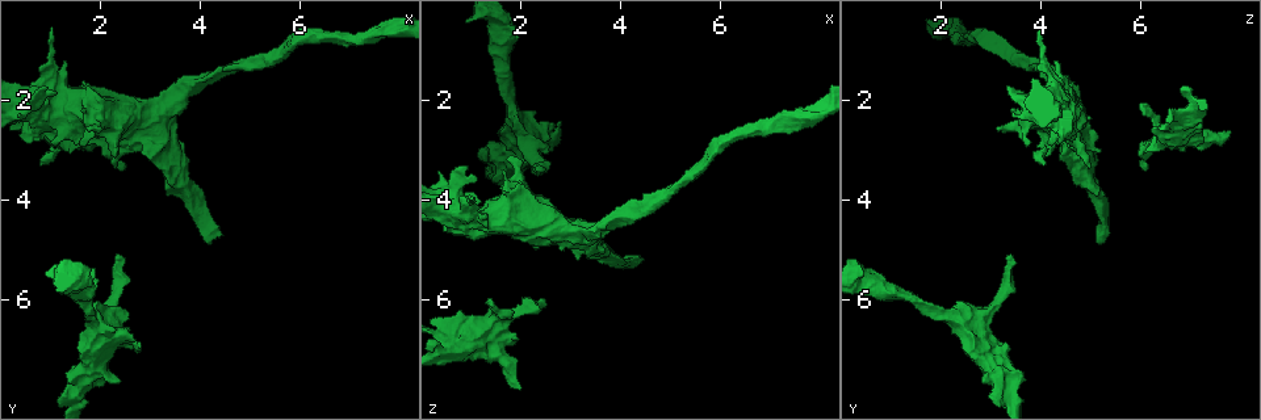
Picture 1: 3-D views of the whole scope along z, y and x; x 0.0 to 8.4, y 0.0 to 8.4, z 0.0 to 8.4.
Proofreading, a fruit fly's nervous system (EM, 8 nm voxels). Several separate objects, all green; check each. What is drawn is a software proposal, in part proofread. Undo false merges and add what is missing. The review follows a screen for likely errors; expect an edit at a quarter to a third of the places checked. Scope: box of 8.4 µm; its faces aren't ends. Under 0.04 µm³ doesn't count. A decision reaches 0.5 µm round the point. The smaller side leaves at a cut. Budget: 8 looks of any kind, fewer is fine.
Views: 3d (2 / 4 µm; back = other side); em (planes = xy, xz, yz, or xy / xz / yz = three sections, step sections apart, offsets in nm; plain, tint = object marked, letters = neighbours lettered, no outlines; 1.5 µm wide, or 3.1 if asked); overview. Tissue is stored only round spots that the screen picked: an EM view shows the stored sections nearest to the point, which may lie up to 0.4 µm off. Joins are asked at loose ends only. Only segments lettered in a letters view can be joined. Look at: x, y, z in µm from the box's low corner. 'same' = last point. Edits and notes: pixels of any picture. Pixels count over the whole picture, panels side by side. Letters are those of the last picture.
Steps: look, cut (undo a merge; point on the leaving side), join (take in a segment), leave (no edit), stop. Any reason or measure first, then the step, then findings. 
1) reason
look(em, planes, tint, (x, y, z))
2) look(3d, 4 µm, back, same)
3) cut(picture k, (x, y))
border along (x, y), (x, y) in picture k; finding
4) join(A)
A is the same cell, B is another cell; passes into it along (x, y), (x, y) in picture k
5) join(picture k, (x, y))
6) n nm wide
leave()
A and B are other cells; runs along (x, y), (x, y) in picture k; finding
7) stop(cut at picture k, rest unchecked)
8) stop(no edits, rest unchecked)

branch stops here
look(em, xy, step 4, tint, (4.25, 4.85, 5.20))

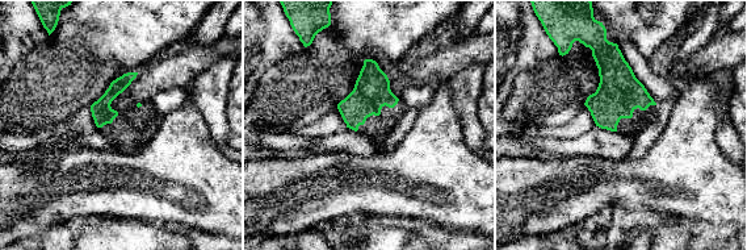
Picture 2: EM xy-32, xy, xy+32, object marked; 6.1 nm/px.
another direction
look(em, planes, letters, same)

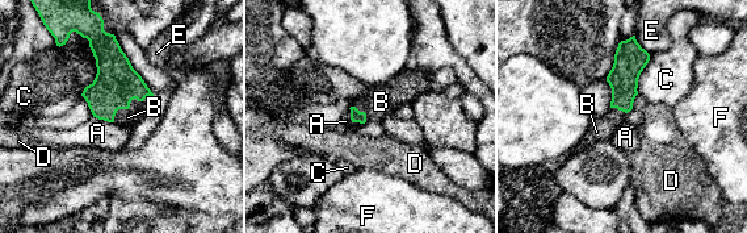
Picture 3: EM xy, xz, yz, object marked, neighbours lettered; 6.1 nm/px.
join(B)
B is the same cell, A, C, D, E and F are other cells; passes into it along (117, 83), (129, 105), (128, 117) in picture 3; it goes on there

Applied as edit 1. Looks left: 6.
look(em, planes, letters, (2.50, 3.35, 6.10))

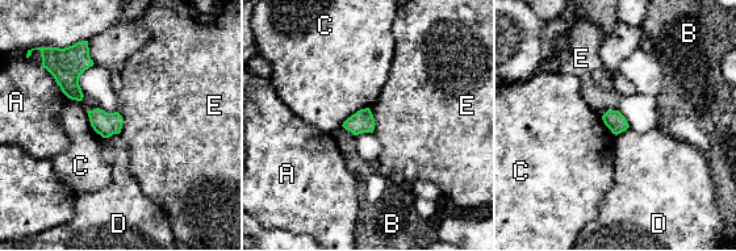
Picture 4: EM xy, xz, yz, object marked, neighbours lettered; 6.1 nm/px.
leave()
A, B, C, D and E are other cells; border along (607, 109), (602, 120), (615, 136) in picture 4; no lettered segment goes on from it

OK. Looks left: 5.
look(3d, 2 µm, back, (1.70, 5.80, 0.80))

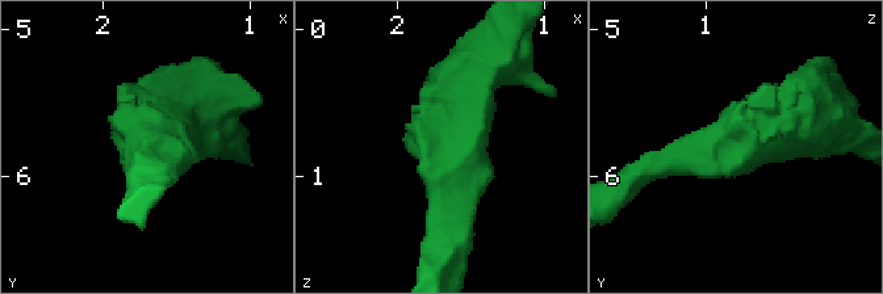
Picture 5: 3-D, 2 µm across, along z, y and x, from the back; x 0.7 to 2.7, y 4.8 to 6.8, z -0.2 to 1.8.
arms of 220, 400 nm
look(em, planes, tint, (1.66, 5.78, 0.86))

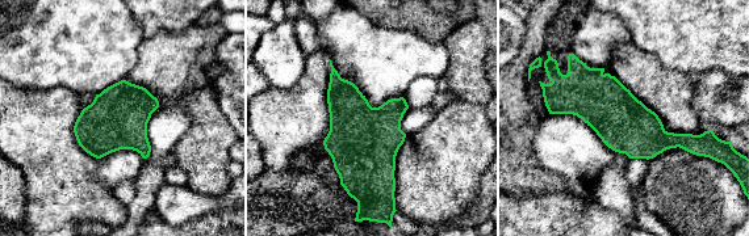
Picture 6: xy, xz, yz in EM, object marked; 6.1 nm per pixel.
see the neighbours
look(em, planes, letters, same)

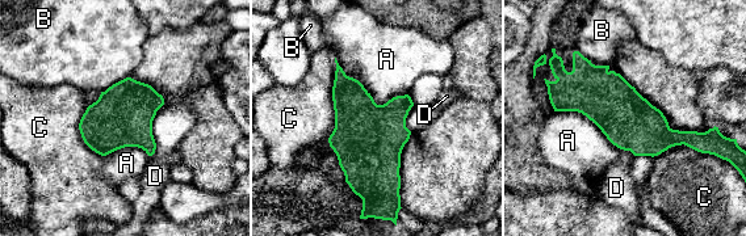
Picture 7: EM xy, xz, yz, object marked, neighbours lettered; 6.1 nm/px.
340 nm wide
leave()
A, B, C and D are other cells; continuous, no second cell

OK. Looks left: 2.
stop(join at picture 3, rest unchecked)

